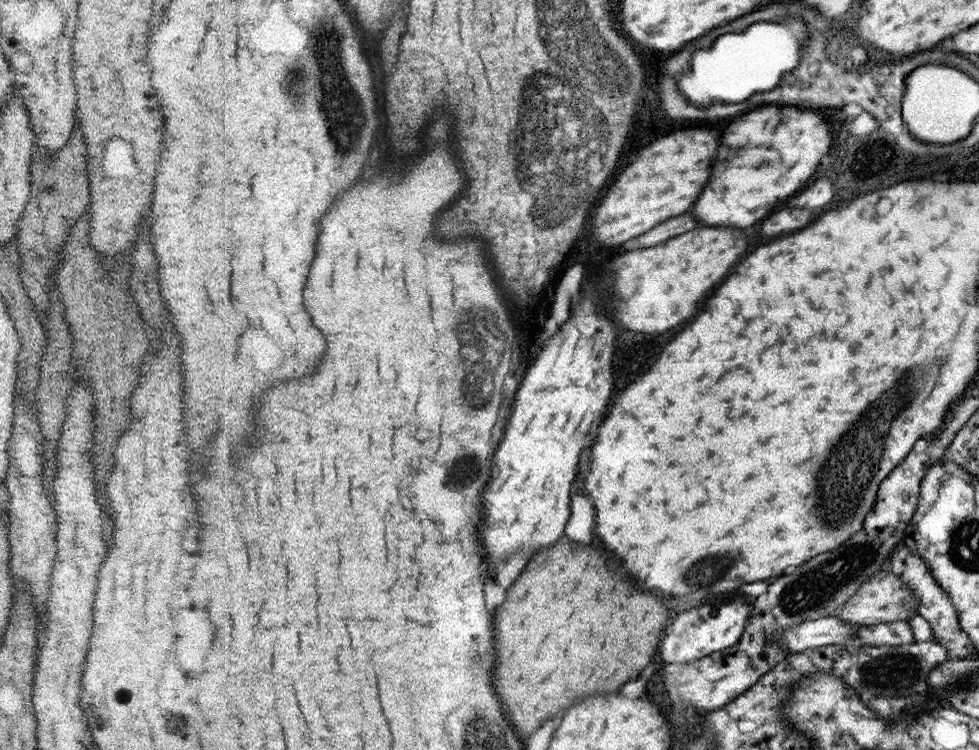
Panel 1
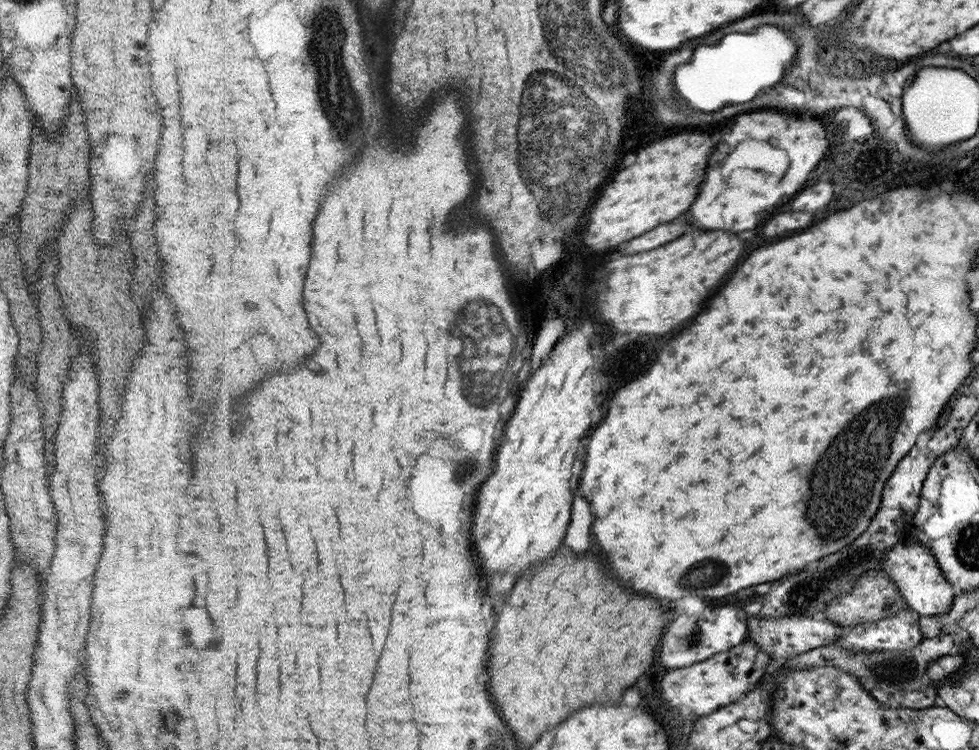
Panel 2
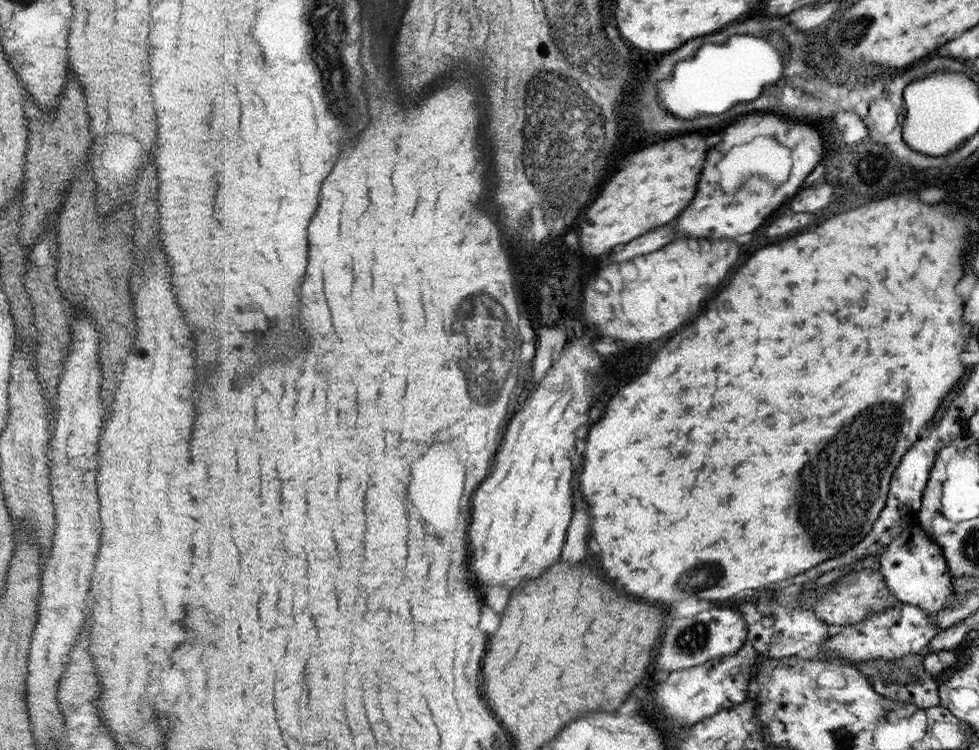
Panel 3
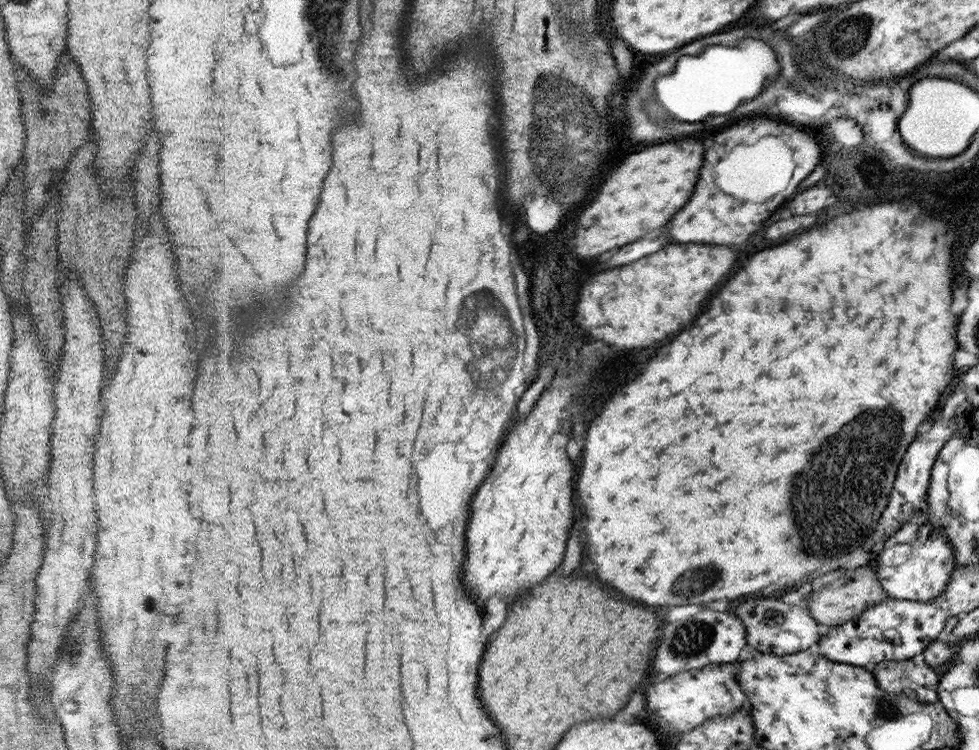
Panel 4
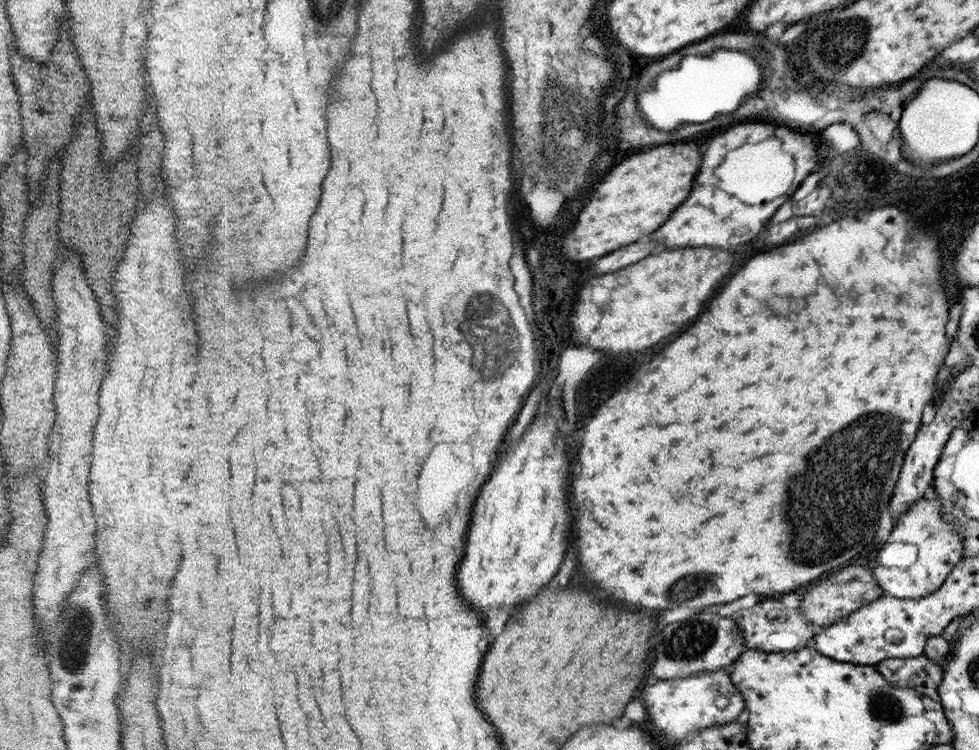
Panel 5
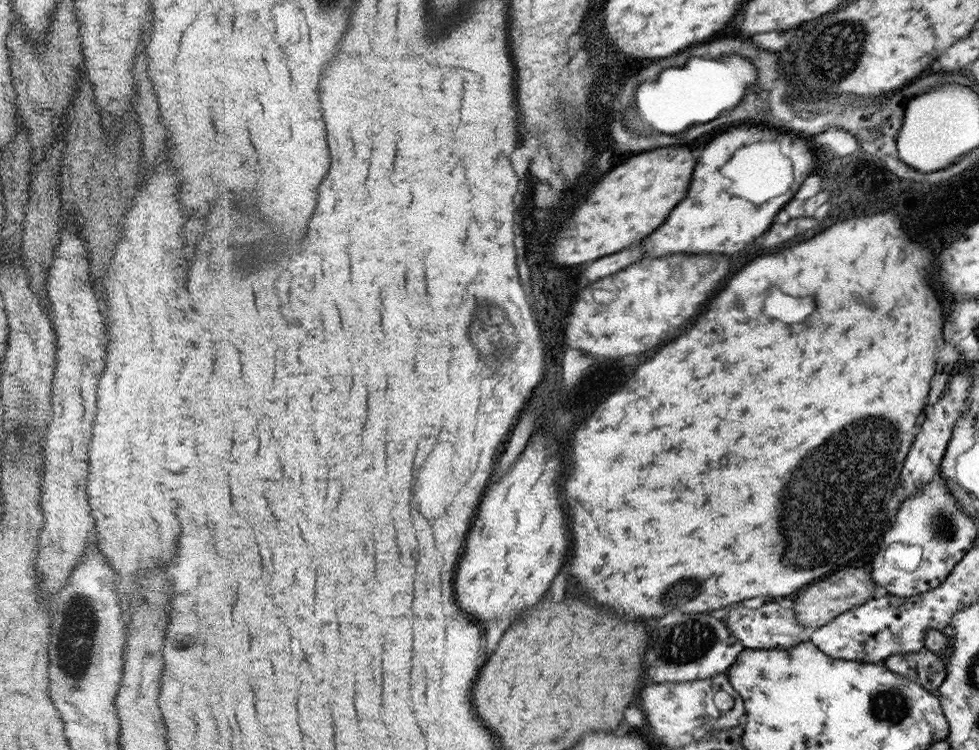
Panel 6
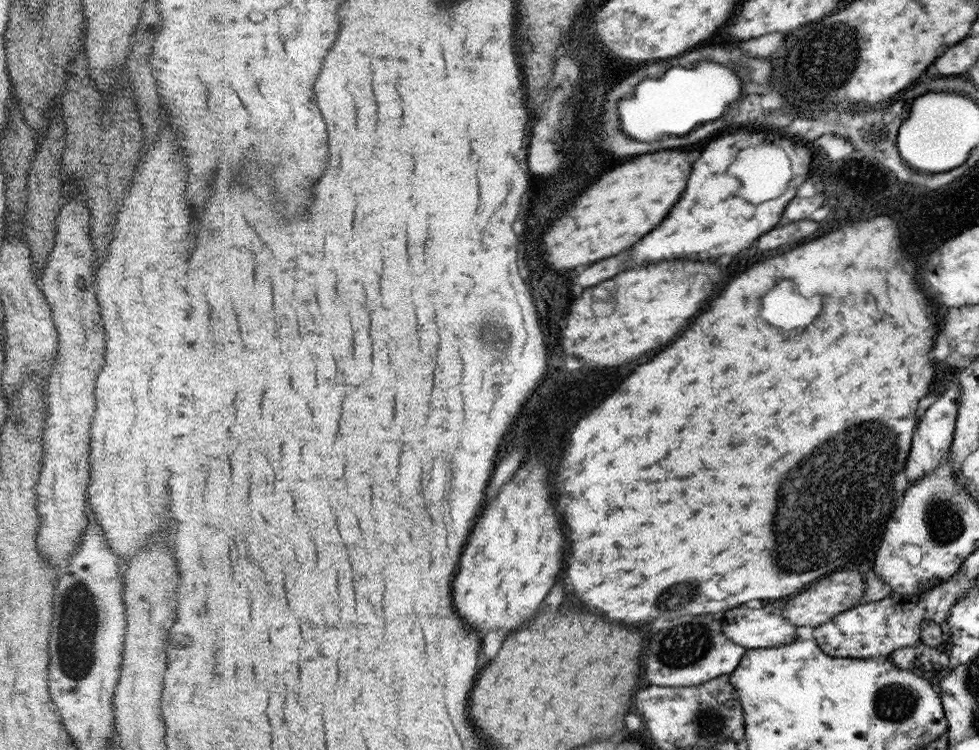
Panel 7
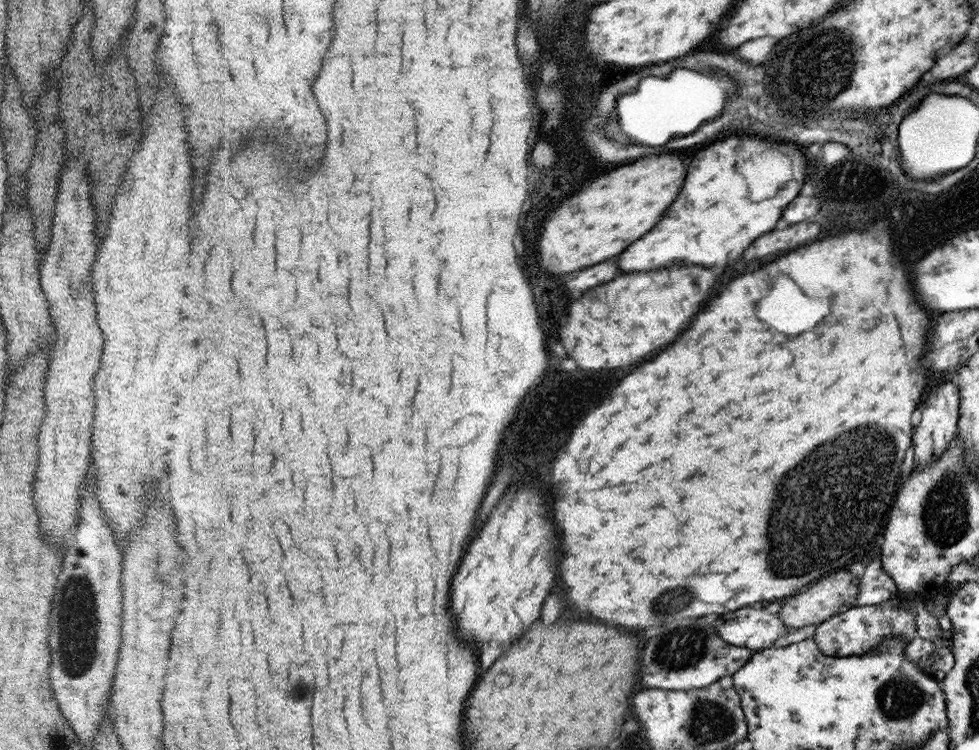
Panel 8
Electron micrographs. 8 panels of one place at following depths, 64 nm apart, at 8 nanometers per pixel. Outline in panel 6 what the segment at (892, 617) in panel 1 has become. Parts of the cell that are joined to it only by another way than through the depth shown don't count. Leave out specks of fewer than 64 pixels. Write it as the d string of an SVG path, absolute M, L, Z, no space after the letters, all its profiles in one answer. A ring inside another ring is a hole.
M850 568L850 570L840 570L832 576L825 577L825 580L811 584L808 590L795 596L794 614L796 620L802 622L804 627L816 628L832 622L838 615L864 604L866 601L876 598L876 583L872 575L868 574L864 568Z

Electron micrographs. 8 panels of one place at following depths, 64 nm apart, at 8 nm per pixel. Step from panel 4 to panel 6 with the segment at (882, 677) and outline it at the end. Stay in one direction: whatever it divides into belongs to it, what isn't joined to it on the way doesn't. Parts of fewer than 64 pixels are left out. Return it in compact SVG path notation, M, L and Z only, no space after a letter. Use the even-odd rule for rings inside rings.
M922 647L916 653L896 653L884 660L884 665L898 675L918 681L937 694L947 672L947 664L934 651Z

